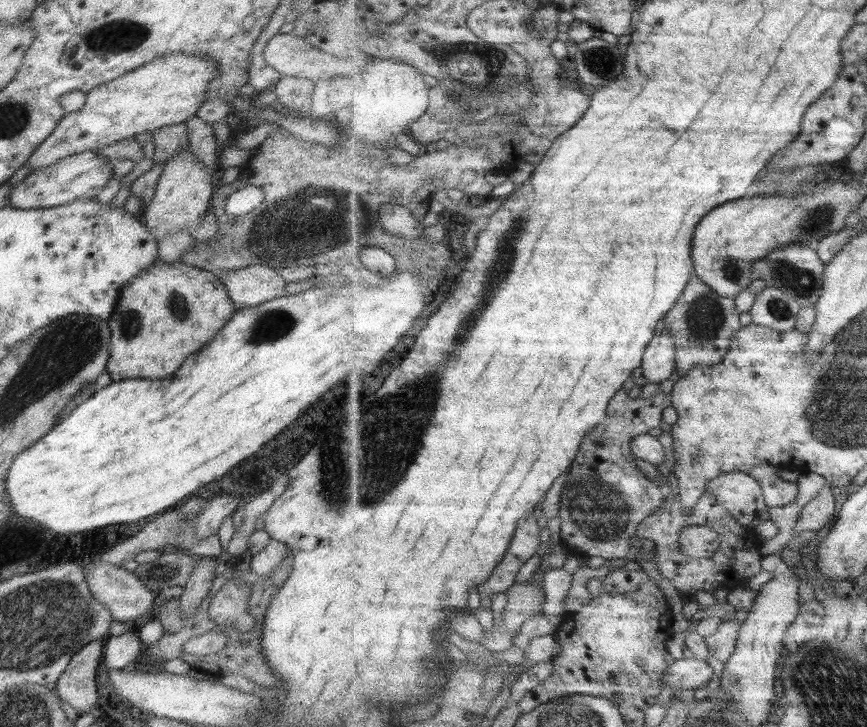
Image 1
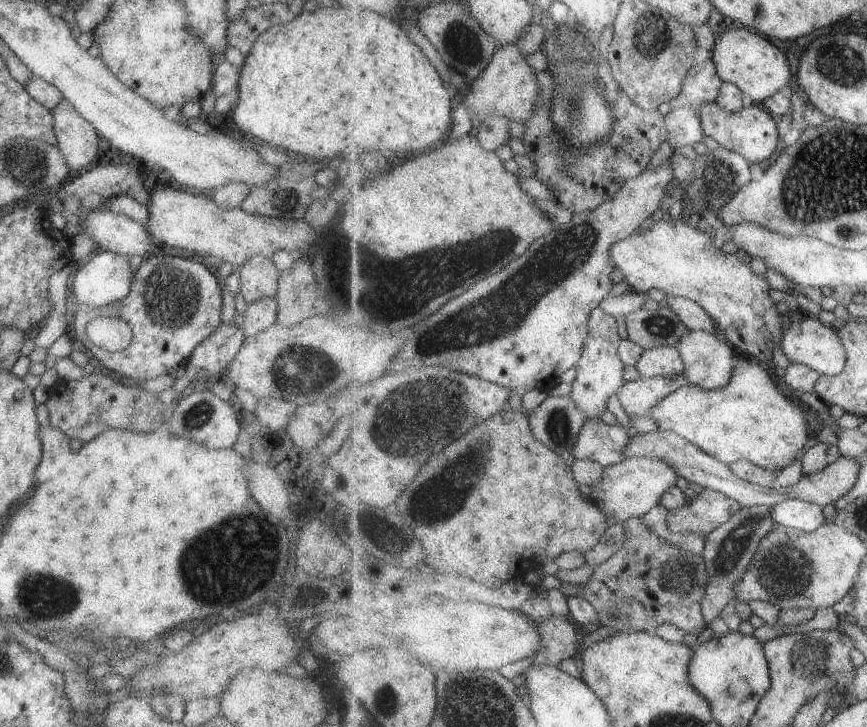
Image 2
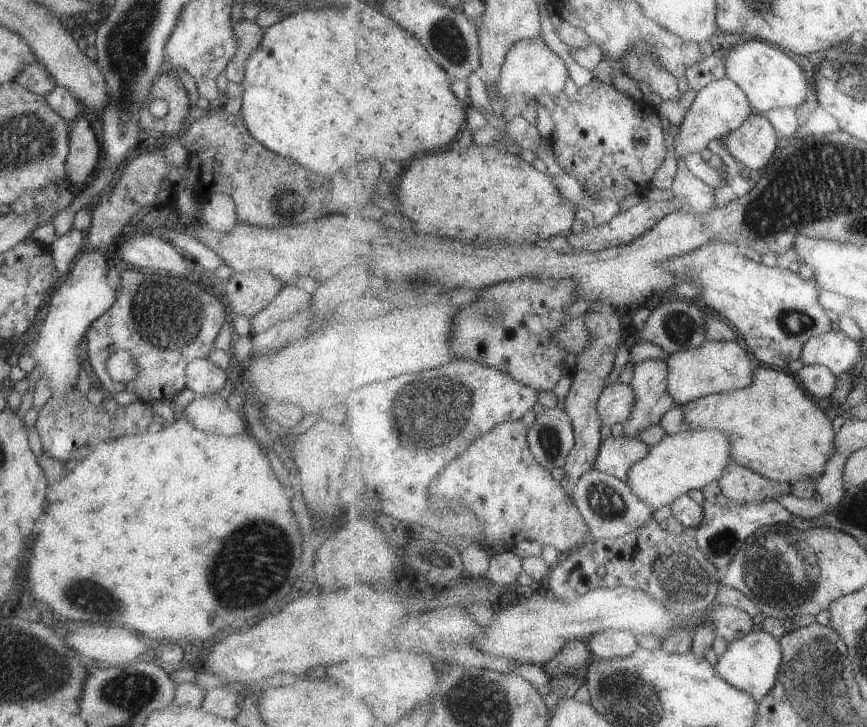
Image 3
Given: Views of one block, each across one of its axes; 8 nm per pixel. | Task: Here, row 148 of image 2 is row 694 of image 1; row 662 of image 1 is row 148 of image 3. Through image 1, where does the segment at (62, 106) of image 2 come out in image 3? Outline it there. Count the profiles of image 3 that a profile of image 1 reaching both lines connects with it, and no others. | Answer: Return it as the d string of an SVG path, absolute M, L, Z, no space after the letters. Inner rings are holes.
M85 114L78 115L70 128L66 175L74 185L82 188L92 180L92 174L100 160L100 146Z

